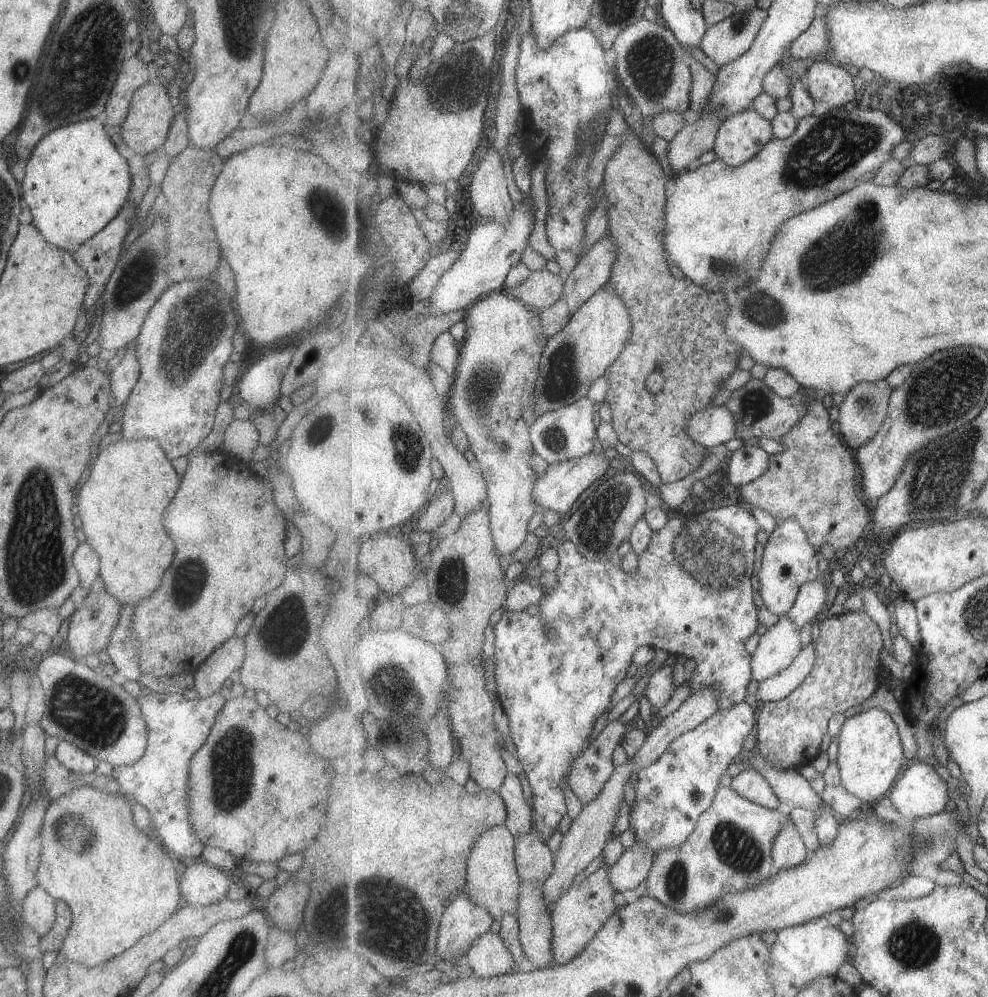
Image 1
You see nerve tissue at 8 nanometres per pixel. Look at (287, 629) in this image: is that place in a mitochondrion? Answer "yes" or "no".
yes

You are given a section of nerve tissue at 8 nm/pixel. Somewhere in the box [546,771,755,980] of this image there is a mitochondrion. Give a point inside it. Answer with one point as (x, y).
(675, 879)

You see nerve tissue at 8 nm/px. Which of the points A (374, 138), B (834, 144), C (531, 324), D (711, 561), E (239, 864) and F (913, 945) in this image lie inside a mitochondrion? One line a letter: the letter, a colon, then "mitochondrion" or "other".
A: other
B: mitochondrion
C: other
D: mitochondrion
E: other
F: mitochondrion

